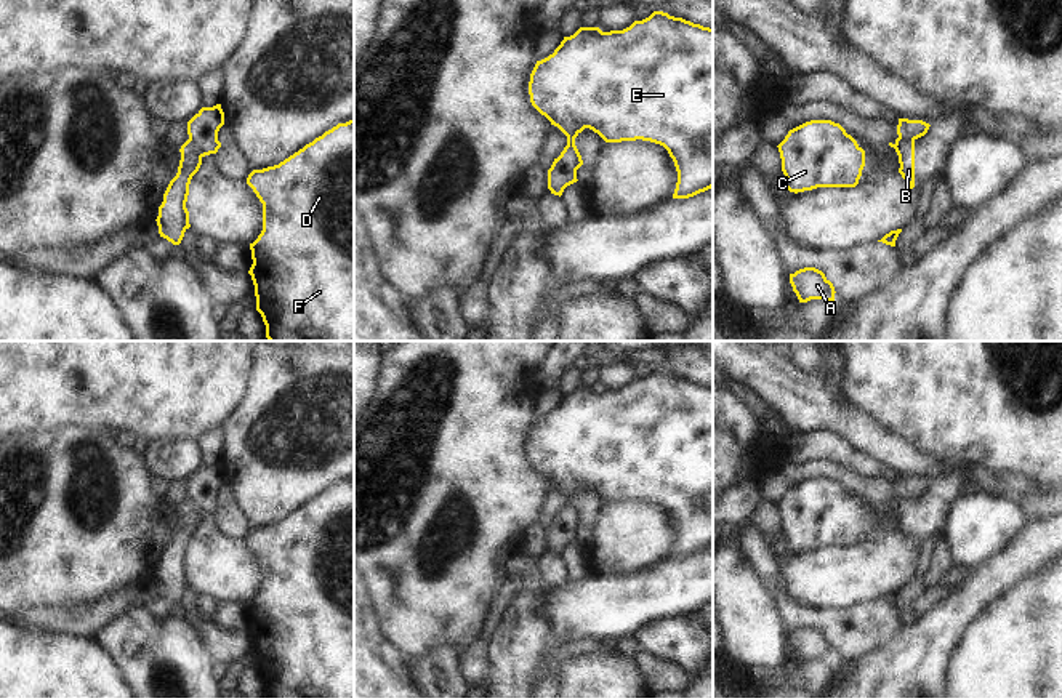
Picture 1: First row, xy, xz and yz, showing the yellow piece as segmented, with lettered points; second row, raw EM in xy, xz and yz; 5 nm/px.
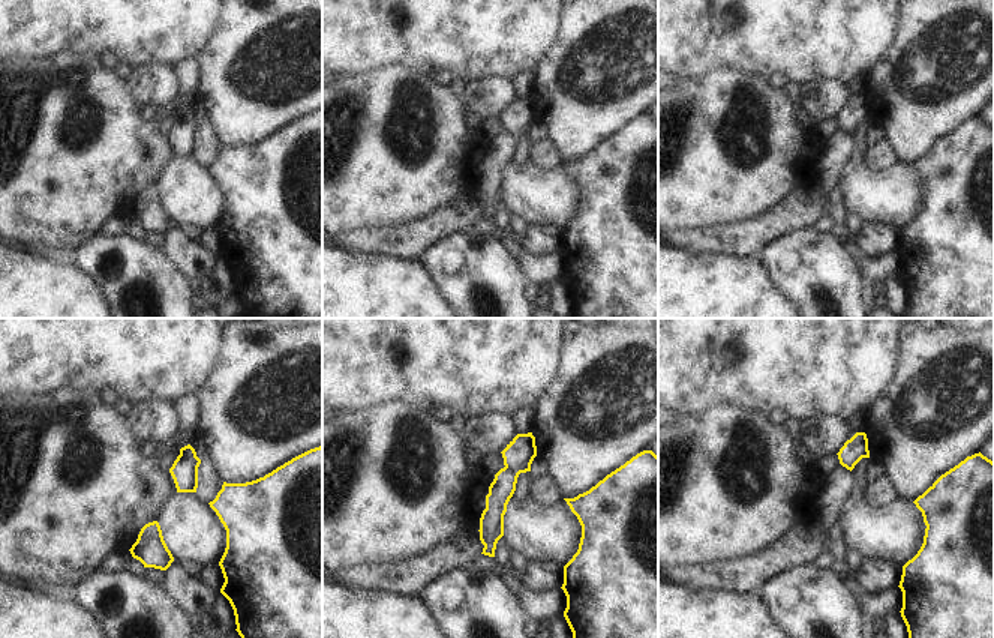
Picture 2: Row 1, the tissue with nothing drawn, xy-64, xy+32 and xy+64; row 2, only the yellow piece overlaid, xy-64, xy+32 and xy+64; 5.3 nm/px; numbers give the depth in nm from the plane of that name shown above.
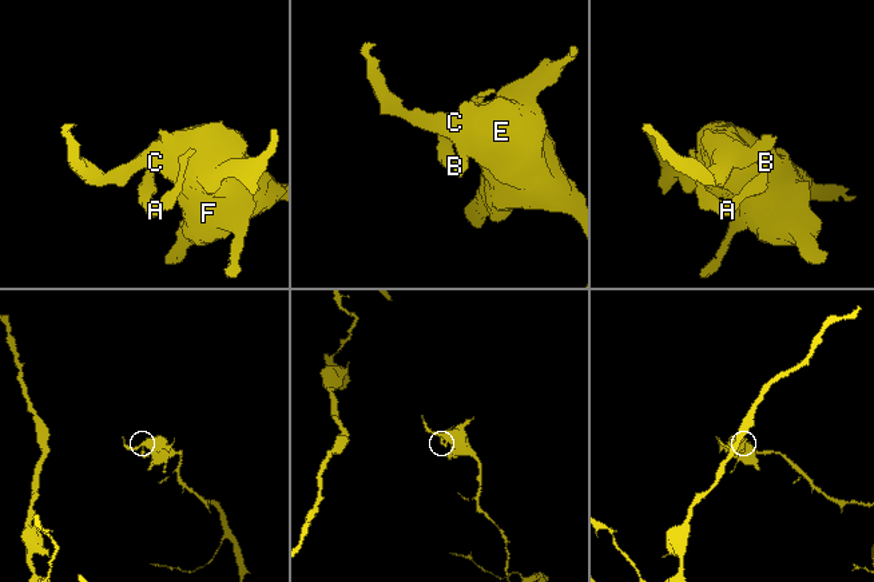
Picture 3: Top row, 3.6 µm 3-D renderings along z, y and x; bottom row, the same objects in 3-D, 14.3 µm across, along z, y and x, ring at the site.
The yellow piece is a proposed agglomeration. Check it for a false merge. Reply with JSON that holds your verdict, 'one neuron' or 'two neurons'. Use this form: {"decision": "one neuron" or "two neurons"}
{"decision": "two neurons"}

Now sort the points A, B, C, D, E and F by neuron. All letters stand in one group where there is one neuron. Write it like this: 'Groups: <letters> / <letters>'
Groups: A B / C D E F

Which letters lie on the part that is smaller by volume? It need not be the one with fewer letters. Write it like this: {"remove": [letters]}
{"remove": ["A", "B"]}

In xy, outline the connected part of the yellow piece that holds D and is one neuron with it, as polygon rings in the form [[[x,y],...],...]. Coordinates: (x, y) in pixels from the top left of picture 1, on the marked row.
[[[354,120],[338,123],[279,165],[253,170],[247,184],[263,203],[263,231],[250,243],[253,264],[248,274],[255,285],[256,311],[266,325],[266,338],[269,341],[354,341]]]

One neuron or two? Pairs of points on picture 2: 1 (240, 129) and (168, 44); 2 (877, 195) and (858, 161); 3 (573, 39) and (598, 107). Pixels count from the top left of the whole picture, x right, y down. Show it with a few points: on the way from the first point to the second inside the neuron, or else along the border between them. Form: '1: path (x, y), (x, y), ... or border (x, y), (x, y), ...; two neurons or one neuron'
1: border (218, 29), (209, 45), (197, 57); two neurons
2: path (868, 186), (858, 176), (858, 170); one neuron
3: path (589, 56), (597, 63), (597, 90); one neuron

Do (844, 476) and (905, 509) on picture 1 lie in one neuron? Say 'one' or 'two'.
one

